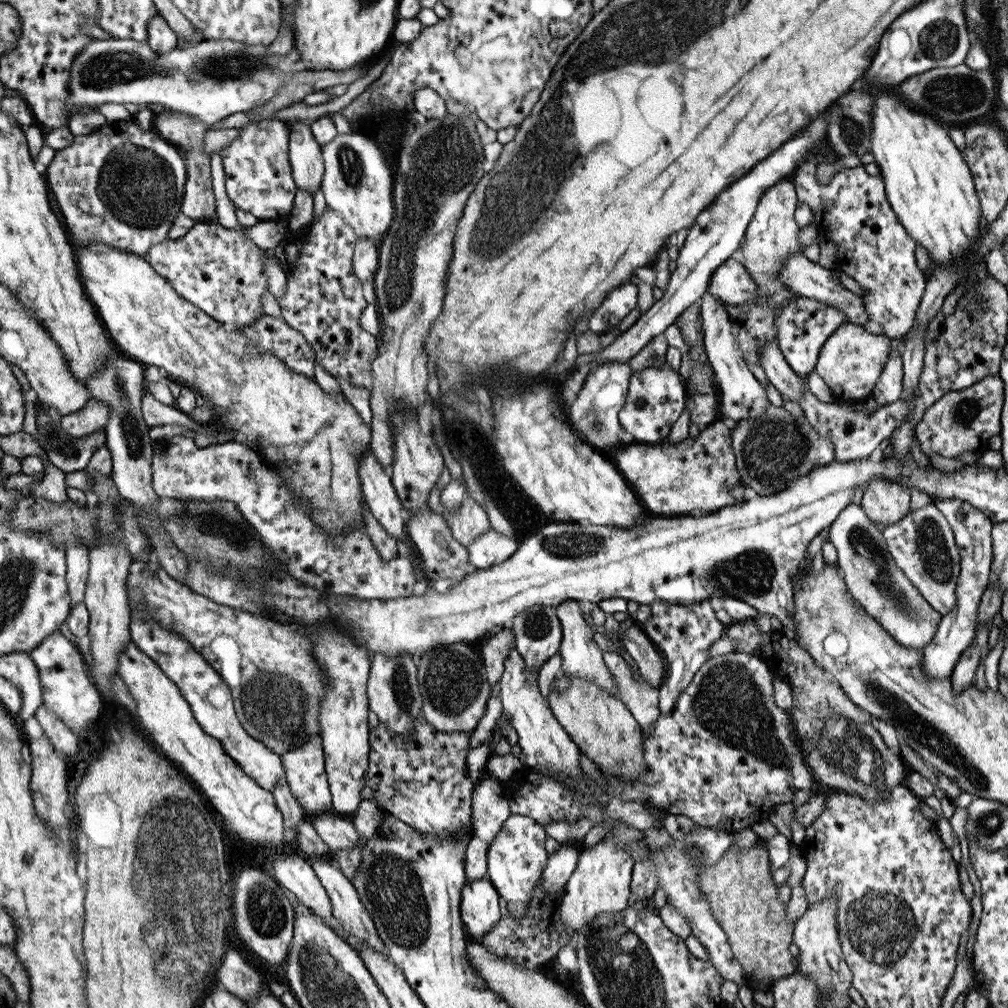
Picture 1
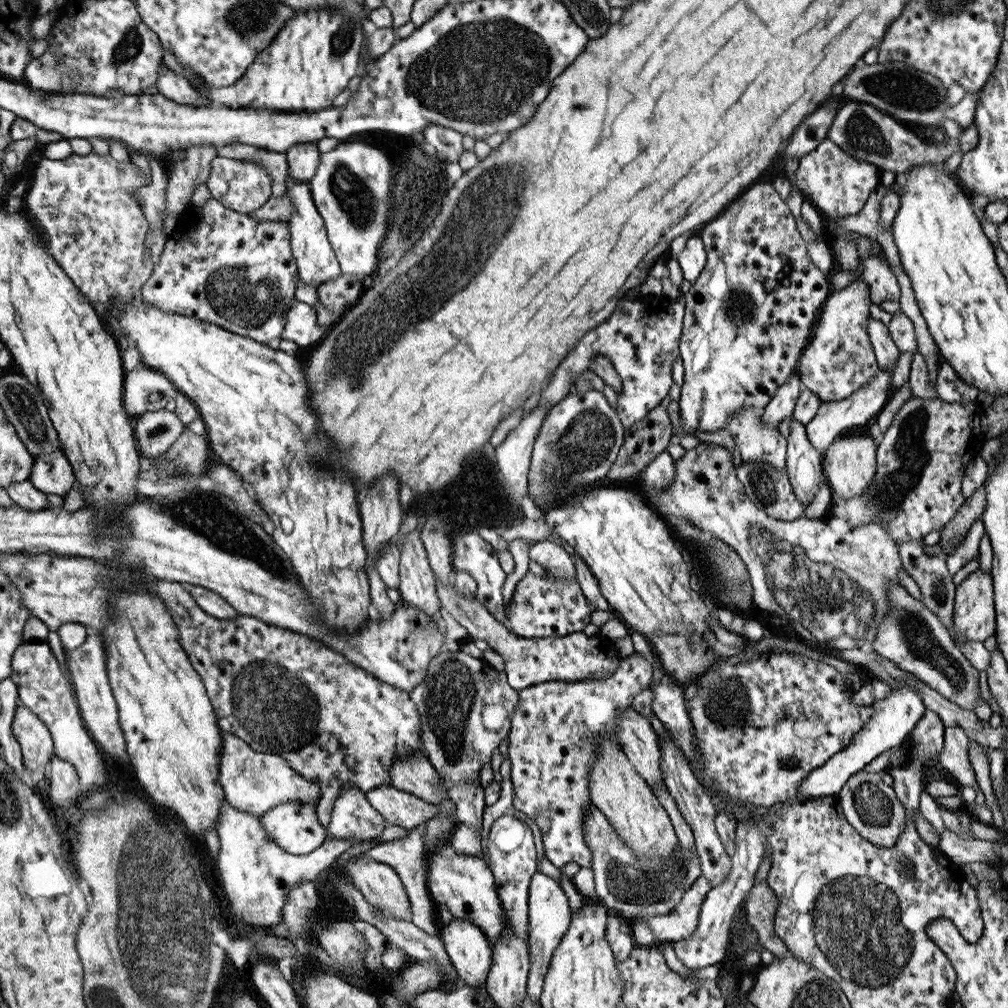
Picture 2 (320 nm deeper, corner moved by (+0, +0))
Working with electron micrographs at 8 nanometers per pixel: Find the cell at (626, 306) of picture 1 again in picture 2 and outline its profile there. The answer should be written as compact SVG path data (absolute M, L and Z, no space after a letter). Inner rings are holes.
M681 294L678 299L669 300L658 296L651 302L640 302L631 299L630 296L619 301L618 308L614 310L610 317L603 322L602 325L596 326L595 329L589 330L583 339L576 346L576 350L568 354L568 359L563 365L556 370L556 374L552 376L552 381L548 384L548 388L540 394L538 407L548 407L556 405L558 402L564 401L570 394L570 387L575 384L578 375L587 369L590 369L590 361L596 357L606 357L614 366L617 374L620 376L622 391L620 394L614 395L616 400L614 404L619 411L620 419L623 420L624 426L634 426L636 422L644 420L650 410L654 410L660 405L660 402L670 392L673 386L672 365L680 358L679 346L680 335L683 329L683 316L685 313L685 295Z

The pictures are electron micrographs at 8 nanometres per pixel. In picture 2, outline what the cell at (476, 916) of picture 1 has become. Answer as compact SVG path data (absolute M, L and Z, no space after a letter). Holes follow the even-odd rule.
M454 918L439 935L460 980L468 986L484 986L494 958L486 931L478 923Z

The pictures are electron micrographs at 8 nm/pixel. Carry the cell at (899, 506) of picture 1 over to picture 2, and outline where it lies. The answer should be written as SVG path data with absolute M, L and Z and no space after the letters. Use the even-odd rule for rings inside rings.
M866 434L838 435L822 452L822 470L836 502L841 503L849 498L859 497L870 488L877 470L876 448L874 441Z

